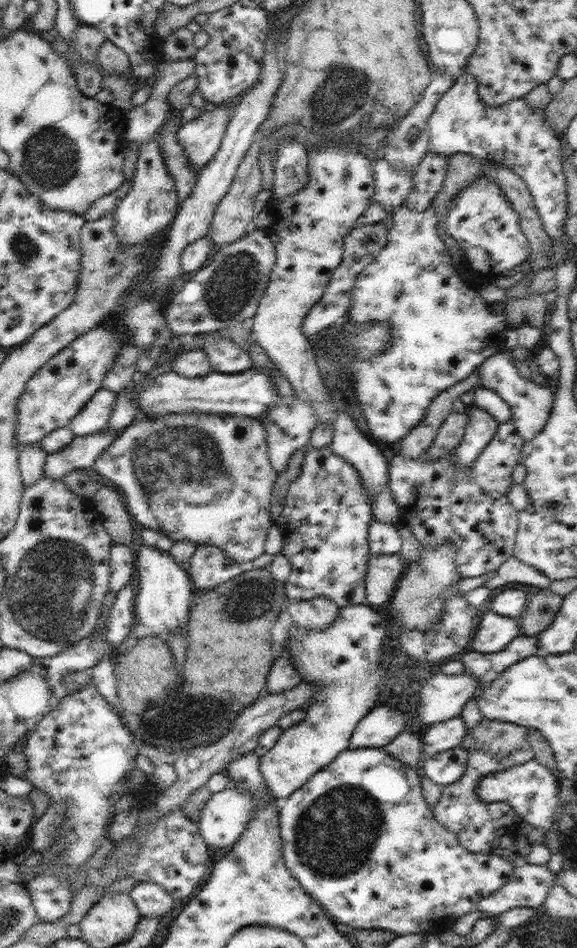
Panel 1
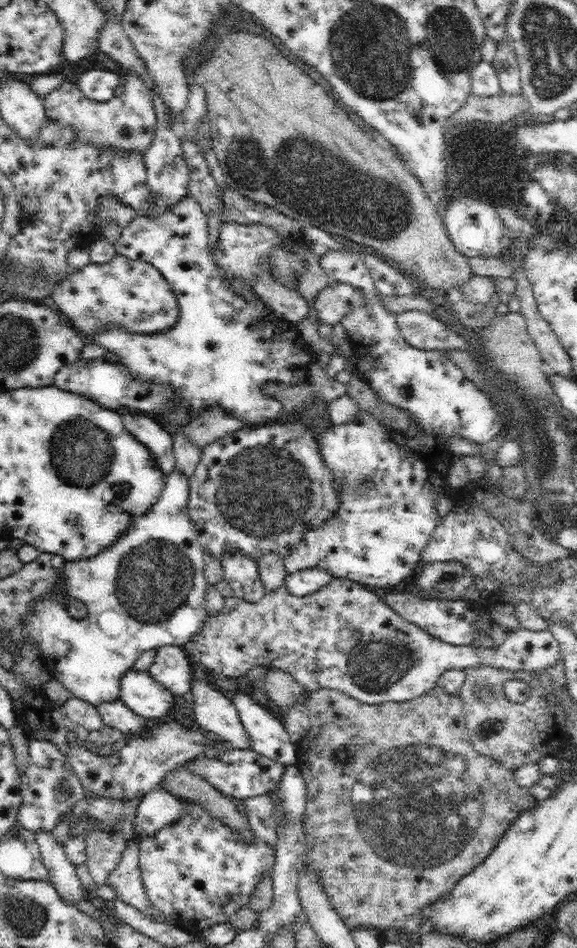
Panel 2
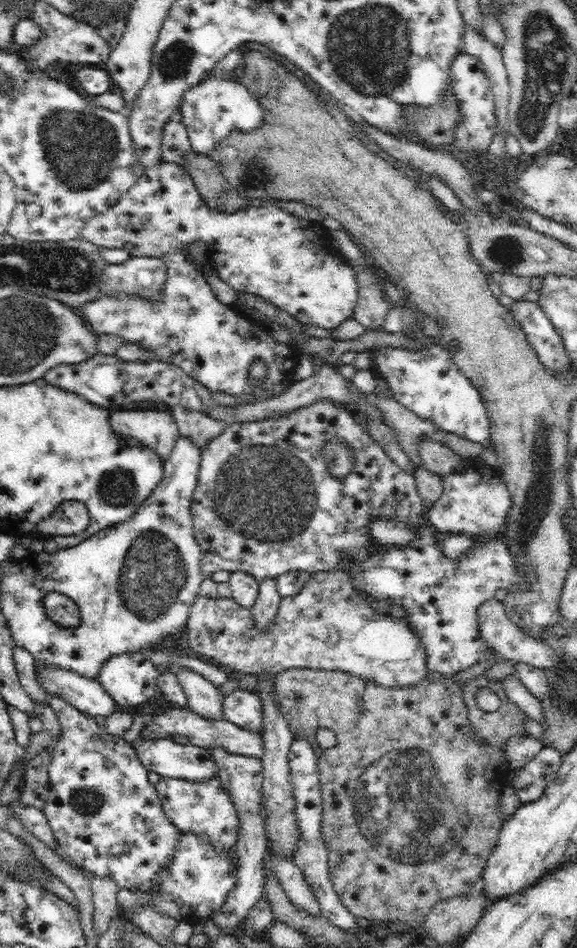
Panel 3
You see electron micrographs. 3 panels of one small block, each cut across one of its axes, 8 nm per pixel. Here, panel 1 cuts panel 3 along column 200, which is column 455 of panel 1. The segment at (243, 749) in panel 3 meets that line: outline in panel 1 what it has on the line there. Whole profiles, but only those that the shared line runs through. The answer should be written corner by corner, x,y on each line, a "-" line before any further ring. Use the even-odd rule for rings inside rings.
461,714
454,718
435,722
426,730
423,739
424,758
458,747
467,735
467,728

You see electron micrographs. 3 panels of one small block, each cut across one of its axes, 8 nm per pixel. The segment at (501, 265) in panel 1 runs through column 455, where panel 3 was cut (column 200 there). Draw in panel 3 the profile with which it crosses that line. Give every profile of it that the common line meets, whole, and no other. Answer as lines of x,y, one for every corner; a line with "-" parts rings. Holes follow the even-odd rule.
162,161
158,165
146,170
143,178
138,180
138,183
134,187
131,187
128,193
124,193
118,198
116,203
111,204
106,213
94,216
90,221
86,222
86,224
82,226
79,238
93,242
100,247
122,248
127,250
129,254
134,257
158,257
162,259
167,258
170,254
174,254
178,249
188,248
188,246
194,244
196,241
204,241
204,243
206,243
206,248
209,251
209,258
210,260
215,261
217,271
220,274
222,281
230,285
230,287
237,292
244,291
246,293
261,296
267,302
272,303
282,310
286,310
288,314
291,314
301,323
313,324
314,326
325,328
326,330
332,330
342,321
353,318
354,308
357,303
358,281
356,281
356,274
352,270
351,265
345,260
340,252
338,252
338,249
330,246
330,230
317,221
308,221
282,211
279,202
276,200
264,198
260,200
251,200
251,202
252,204
250,207
236,213
228,213
224,207
218,211
212,211
195,188
190,174
176,164

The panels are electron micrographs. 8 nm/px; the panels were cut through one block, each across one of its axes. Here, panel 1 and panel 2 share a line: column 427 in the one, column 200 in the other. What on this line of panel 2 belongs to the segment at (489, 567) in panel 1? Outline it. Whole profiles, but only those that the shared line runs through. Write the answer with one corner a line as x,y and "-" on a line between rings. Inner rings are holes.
299,419
286,421
284,423
278,420
278,422
254,428
244,427
241,430
236,430
234,433
224,434
222,438
210,442
208,446
201,449
200,462
197,464
194,474
189,477
189,501
187,502
187,507
204,552
212,554
219,560
221,560
222,553
226,551
240,551
248,555
248,557
256,559
256,562
263,554
270,551
276,551
284,558
294,548
294,545
301,541
305,529
319,527
337,509
339,505
339,499
337,498
339,486
335,486
331,482
331,472
329,472
326,463
323,461
318,437
308,435
314,432
314,430
310,426
302,424

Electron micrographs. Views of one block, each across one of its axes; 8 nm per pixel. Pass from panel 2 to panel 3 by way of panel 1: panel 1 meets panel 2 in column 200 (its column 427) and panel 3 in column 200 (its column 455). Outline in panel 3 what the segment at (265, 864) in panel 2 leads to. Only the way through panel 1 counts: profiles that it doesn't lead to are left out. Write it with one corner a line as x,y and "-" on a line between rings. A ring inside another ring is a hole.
204,833
180,834
174,847
172,860
159,872
159,893
174,899
183,914
183,924
190,922
206,922
212,914
223,908
230,890
234,890
238,882
237,857
230,857
224,849
216,847
208,841

